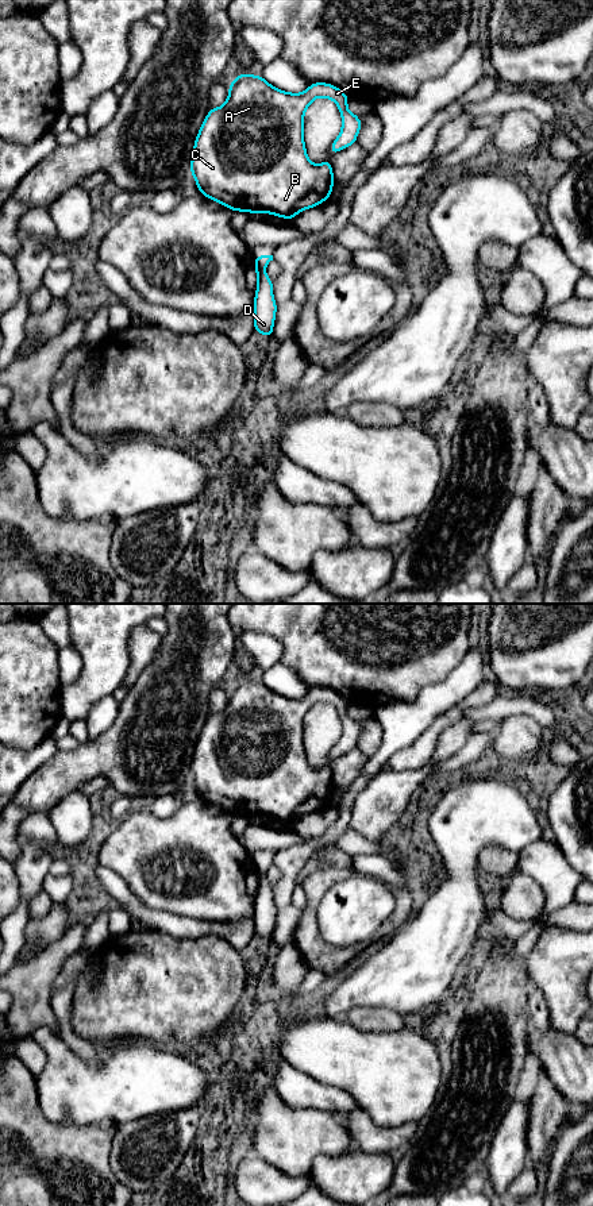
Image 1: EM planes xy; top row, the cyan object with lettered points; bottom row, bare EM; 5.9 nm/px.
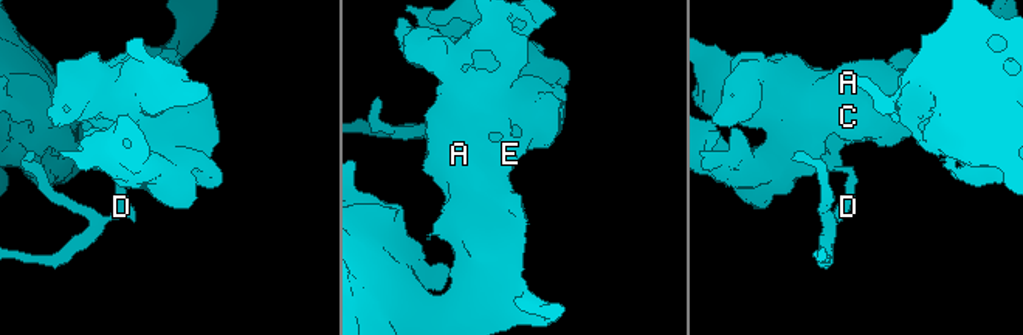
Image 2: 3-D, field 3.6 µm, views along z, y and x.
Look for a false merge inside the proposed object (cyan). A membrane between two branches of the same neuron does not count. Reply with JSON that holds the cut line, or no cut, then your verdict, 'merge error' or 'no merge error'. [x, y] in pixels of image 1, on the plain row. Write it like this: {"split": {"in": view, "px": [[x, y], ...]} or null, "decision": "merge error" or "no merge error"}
{"split": {"in": "xy", "px": [[255, 870], [264, 874]]}, "decision": "merge error"}

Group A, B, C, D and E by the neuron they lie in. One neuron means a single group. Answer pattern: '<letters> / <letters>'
A B C E / D

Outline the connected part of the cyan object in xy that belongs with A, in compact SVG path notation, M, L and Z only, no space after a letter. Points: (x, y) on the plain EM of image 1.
M243 677L232 685L227 706L208 716L193 750L190 779L200 798L231 816L272 818L288 825L330 804L332 768L313 770L304 748L304 718L317 702L335 706L342 721L342 735L330 752L331 759L357 748L362 727L349 716L349 701L338 691L313 687L305 697L289 698L272 691L262 681Z

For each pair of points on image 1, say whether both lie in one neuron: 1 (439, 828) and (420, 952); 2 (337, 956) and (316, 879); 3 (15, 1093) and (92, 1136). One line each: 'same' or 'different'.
1: same
2: same
3: same

